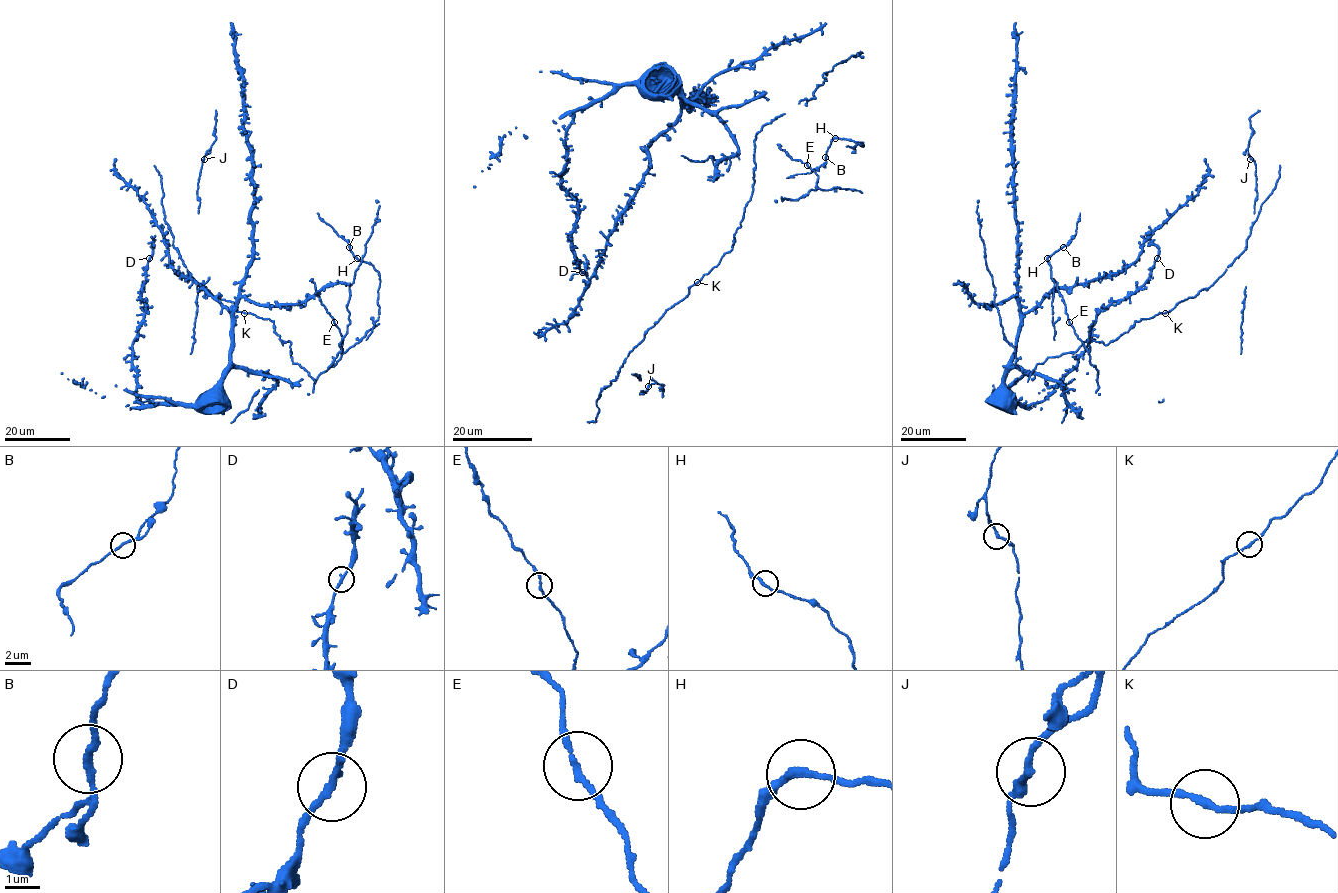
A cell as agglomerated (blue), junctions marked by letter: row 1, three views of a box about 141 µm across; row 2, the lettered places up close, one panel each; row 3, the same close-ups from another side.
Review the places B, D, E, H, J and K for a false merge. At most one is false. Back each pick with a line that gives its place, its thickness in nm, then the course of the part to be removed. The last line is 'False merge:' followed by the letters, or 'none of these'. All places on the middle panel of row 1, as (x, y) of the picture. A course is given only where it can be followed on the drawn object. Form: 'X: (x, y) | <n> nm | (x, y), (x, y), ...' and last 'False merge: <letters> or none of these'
False merge: none of these

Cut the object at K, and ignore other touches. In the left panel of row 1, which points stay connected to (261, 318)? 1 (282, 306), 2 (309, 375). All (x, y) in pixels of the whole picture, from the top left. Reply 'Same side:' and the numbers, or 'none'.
Same side: 2

